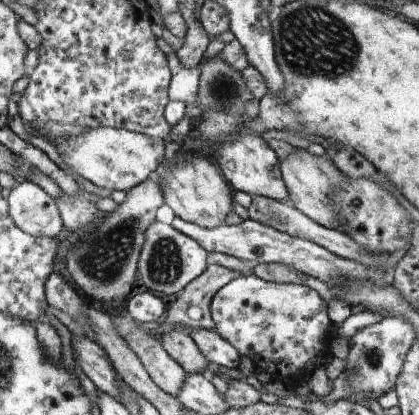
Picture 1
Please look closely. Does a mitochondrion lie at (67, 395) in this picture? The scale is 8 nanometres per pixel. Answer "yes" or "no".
no

